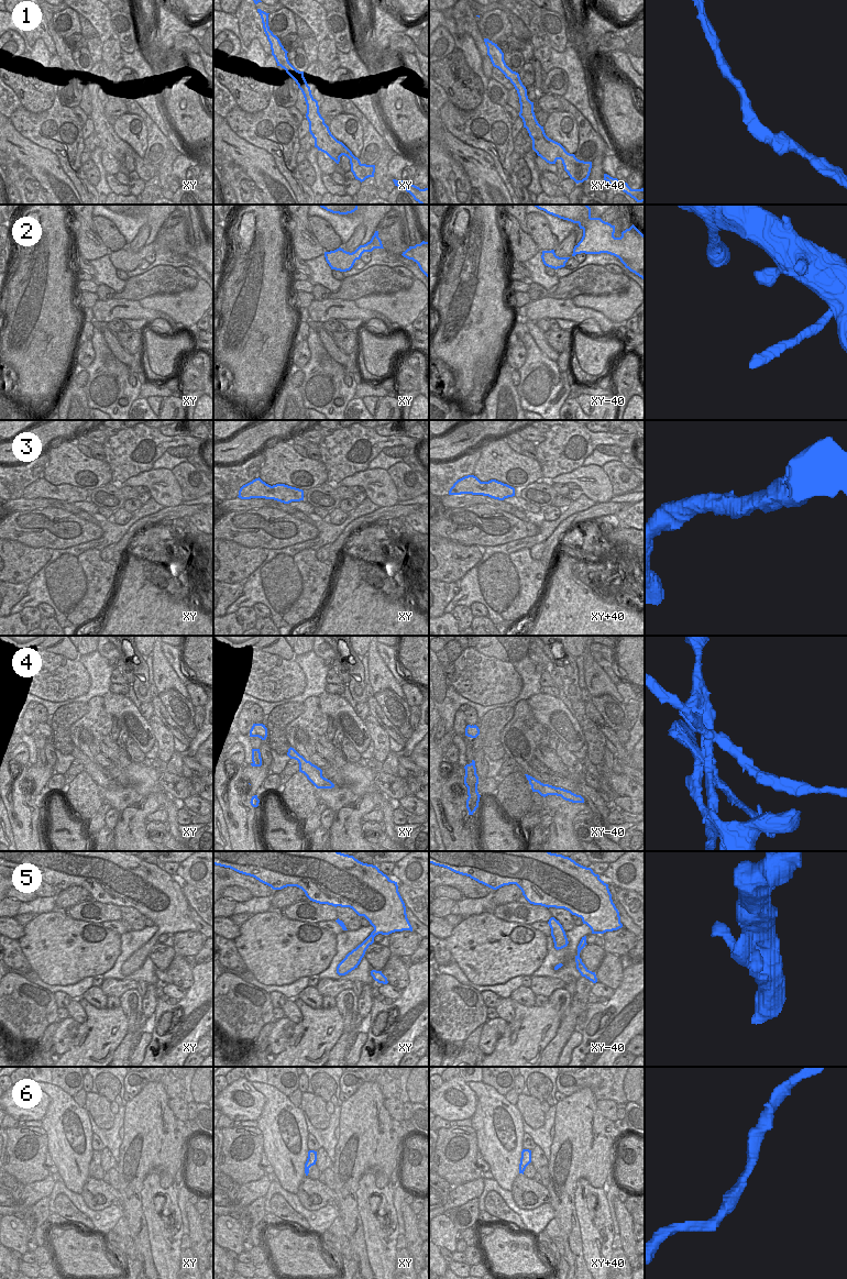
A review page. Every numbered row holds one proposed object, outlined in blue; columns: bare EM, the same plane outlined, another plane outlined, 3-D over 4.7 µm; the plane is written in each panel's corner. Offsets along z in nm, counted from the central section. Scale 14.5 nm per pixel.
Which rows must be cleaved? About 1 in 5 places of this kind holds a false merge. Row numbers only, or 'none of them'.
4

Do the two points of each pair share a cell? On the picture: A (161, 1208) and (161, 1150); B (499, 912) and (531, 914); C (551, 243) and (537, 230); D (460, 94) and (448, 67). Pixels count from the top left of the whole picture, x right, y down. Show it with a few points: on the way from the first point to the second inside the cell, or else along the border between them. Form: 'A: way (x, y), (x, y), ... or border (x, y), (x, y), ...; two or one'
A: border (173, 1182), (163, 1188), (150, 1172), (142, 1203); two
B: way (507, 908), (512, 912), (524, 913); one
C: way (548, 241), (540, 233); one
D: way (460, 87), (453, 79), (452, 74); one

